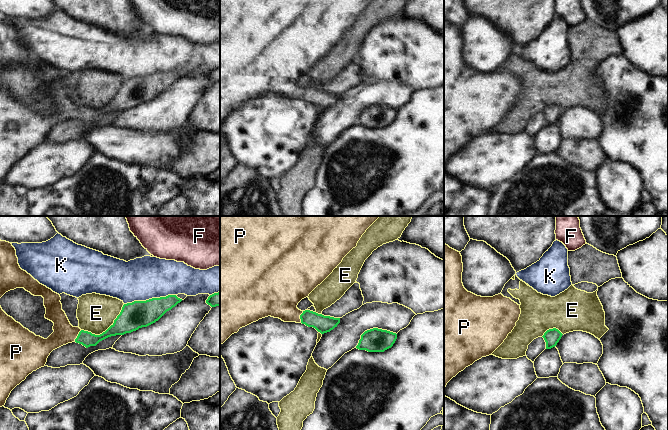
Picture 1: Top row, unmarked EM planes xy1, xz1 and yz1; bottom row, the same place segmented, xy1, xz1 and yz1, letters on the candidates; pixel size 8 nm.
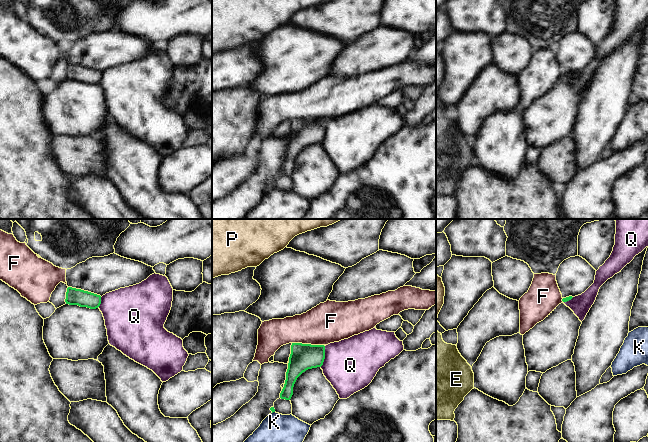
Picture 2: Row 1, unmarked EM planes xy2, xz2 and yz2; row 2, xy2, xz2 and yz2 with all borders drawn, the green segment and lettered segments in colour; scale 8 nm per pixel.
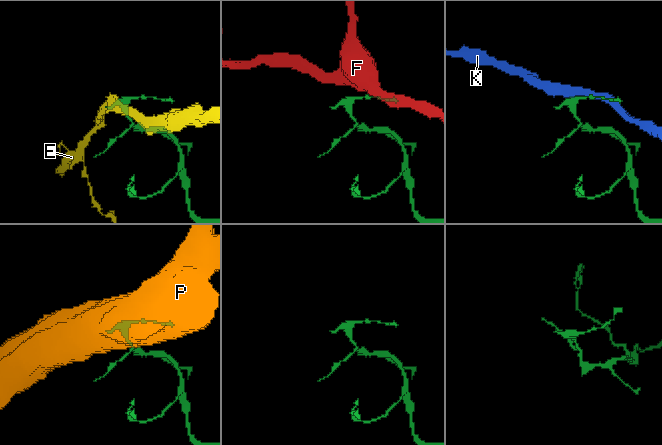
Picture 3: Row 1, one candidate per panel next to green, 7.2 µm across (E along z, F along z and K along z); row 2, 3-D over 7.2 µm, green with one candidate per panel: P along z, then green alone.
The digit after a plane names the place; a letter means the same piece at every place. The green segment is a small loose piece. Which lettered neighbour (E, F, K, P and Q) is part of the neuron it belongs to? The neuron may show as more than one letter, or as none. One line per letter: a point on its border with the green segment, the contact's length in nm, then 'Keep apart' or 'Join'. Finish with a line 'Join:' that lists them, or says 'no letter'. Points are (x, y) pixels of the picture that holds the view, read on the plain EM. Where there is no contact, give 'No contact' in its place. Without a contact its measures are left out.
E: Touches green at xy1 (107, 105). Shared border 400 nm. Keep apart
F: Touches green at xz2 (308, 120). Shared border 260 nm. Keep apart
K: Touches green at xy1 (149, 75). Shared border 420 nm. Keep apart
P: Touches green at xz1 (300, 93). Shared border 100 nm. Join
Q: Touches green at xz2 (324, 132). Shared border 170 nm. Keep apart
Join: P.

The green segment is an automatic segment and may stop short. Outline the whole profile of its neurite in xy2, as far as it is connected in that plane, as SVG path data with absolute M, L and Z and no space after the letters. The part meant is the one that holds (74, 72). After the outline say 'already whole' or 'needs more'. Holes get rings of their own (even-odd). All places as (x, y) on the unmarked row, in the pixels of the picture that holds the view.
M68 63L65 78L69 81L96 85L101 80L101 72L81 65Z; already whole

